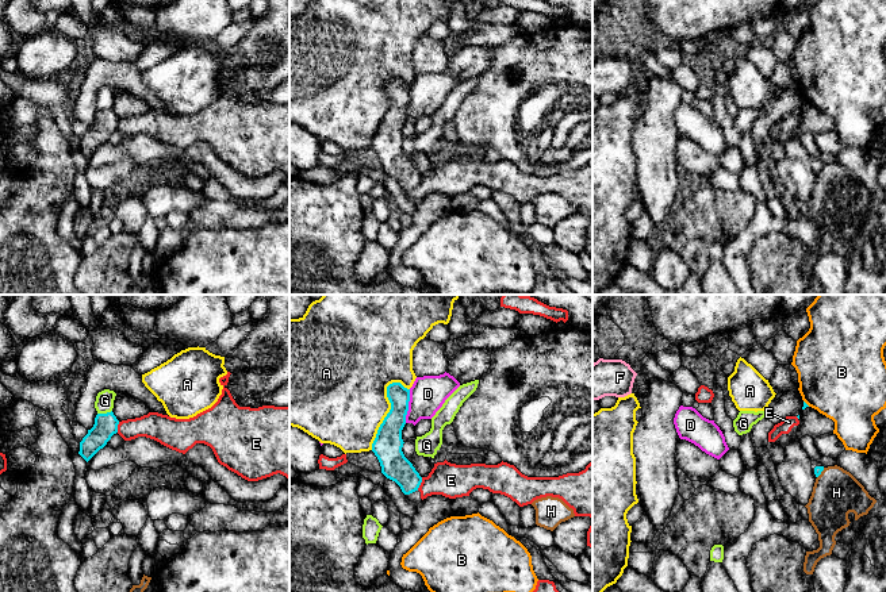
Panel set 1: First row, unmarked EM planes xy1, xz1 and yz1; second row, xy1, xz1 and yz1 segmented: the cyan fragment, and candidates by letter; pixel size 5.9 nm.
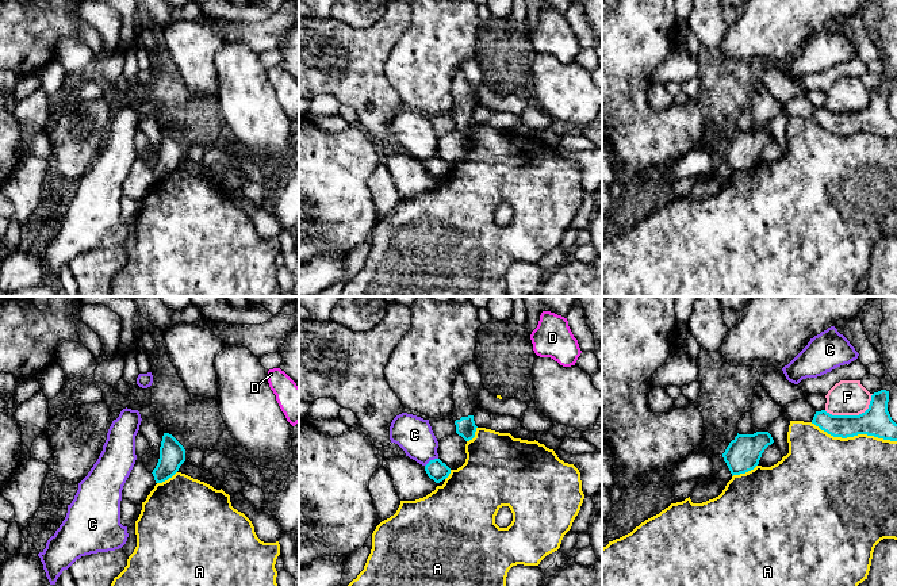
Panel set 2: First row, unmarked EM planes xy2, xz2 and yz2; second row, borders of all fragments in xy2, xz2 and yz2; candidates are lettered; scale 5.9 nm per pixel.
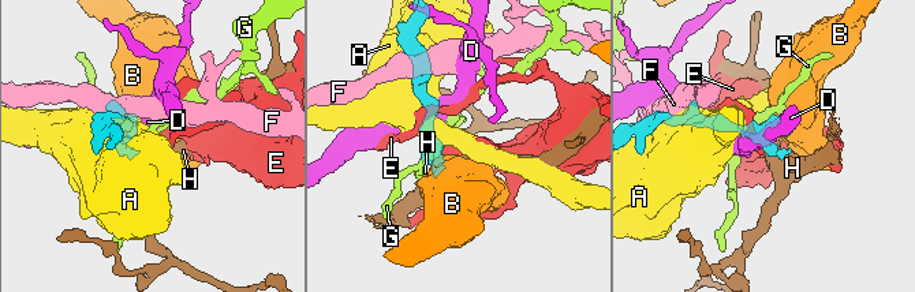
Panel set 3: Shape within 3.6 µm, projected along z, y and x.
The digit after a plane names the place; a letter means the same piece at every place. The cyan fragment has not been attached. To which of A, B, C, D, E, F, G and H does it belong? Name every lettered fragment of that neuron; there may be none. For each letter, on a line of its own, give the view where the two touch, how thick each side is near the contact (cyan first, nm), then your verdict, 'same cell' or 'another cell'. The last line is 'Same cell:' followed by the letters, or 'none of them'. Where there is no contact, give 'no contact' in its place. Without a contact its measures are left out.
A: contact in xz1; calibres 180 and 460 nm; another cell
B: contact in yz1; calibres 20 and 480 nm; another cell
C: contact in xz2; calibres 120 and 220 nm; another cell
D: contact in xz1; calibres 170 and 220 nm; another cell
E: contact in xz1; calibres 160 and 200 nm; another cell
F: contact in yz2; calibres 180 and 200 nm; another cell
G: contact in xy1; calibres 140 and 110 nm; another cell
H: contact in yz1; calibres 50 and 280 nm; another cell
Same cell: none of them

